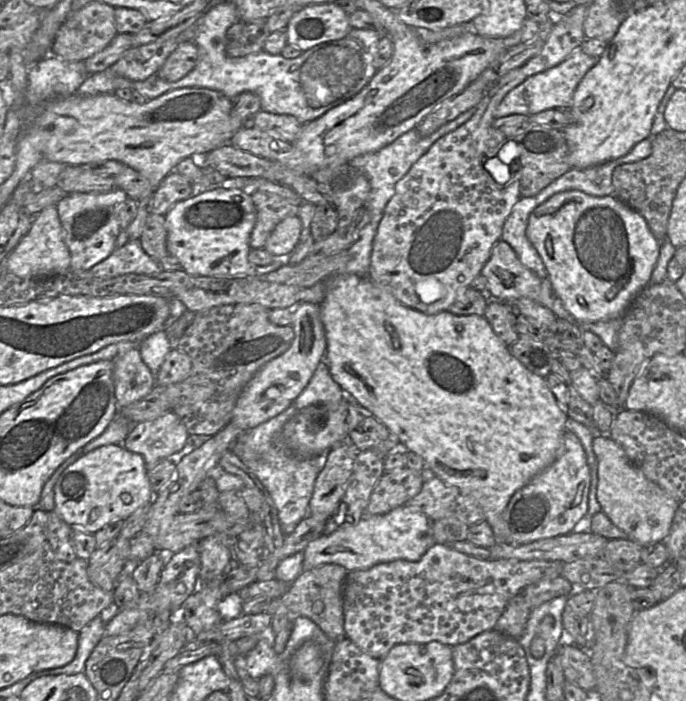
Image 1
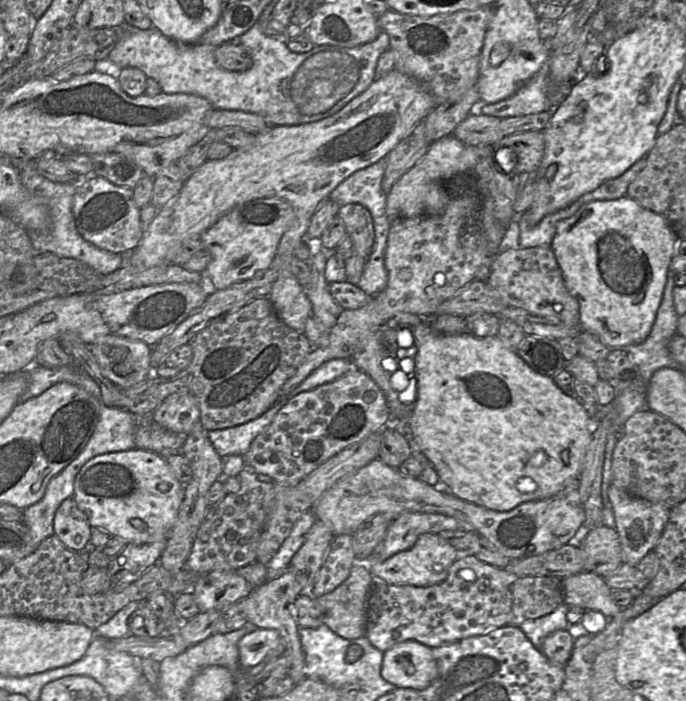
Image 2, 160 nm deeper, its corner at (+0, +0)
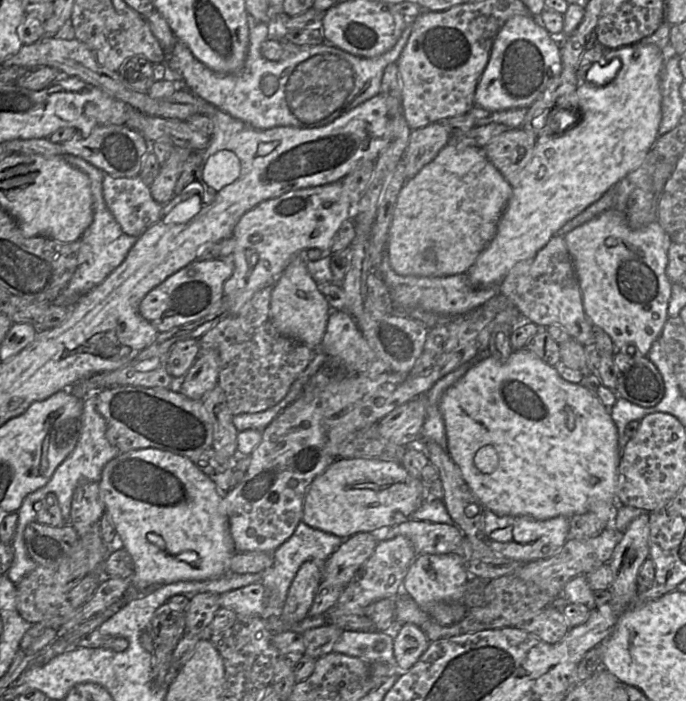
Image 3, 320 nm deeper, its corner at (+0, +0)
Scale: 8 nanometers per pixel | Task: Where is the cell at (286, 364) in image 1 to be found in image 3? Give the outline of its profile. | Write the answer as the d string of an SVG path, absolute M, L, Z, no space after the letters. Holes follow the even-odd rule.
M342 180L289 191L277 198L263 201L246 212L233 230L232 237L236 242L232 252L234 271L223 285L223 296L227 303L228 315L237 314L257 291L266 287L273 287L278 276L296 254L309 249L330 252L331 242L336 232L345 220L353 218L353 213L354 206L343 188Z

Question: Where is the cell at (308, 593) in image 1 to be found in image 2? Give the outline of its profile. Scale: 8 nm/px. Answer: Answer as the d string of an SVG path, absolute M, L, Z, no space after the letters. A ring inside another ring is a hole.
M356 563L346 578L332 592L316 597L323 613L323 622L334 633L345 639L364 636L367 624L368 598L373 586L374 577L365 563Z

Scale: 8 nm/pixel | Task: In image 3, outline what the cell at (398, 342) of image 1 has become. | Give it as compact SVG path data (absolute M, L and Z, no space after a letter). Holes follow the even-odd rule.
M526 349L514 350L505 362L489 356L471 367L462 378L444 393L440 404L440 412L445 424L447 449L453 462L459 467L462 477L473 494L488 510L499 516L525 516L536 520L547 520L557 516L571 518L577 514L591 511L598 503L616 502L619 465L619 437L617 427L611 417L610 409L581 384L573 384L564 380L554 367L549 366L535 354ZM483 446L492 446L498 455L498 466L491 473L482 473L474 463L476 452Z

